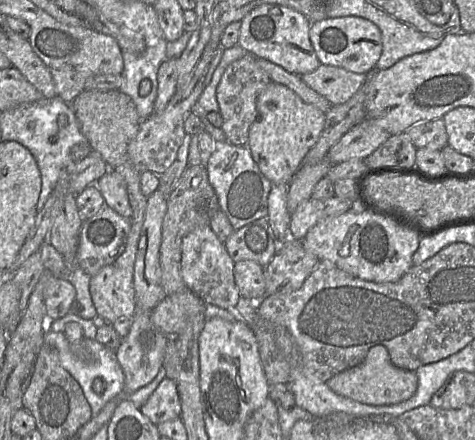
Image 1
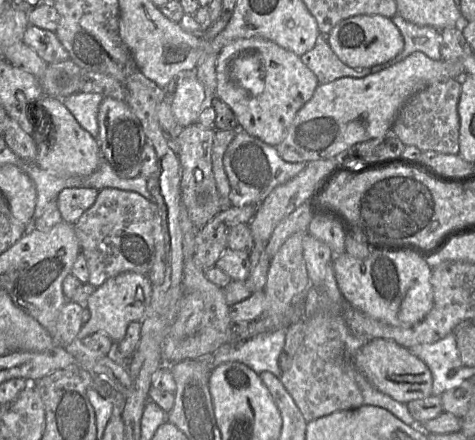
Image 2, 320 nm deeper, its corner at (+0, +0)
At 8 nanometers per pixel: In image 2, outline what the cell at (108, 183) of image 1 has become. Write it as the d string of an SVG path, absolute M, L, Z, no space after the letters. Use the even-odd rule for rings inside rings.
M104 97L99 106L97 120L98 141L104 158L121 178L138 177L142 168L142 151L147 143L147 137L138 117L126 102Z

